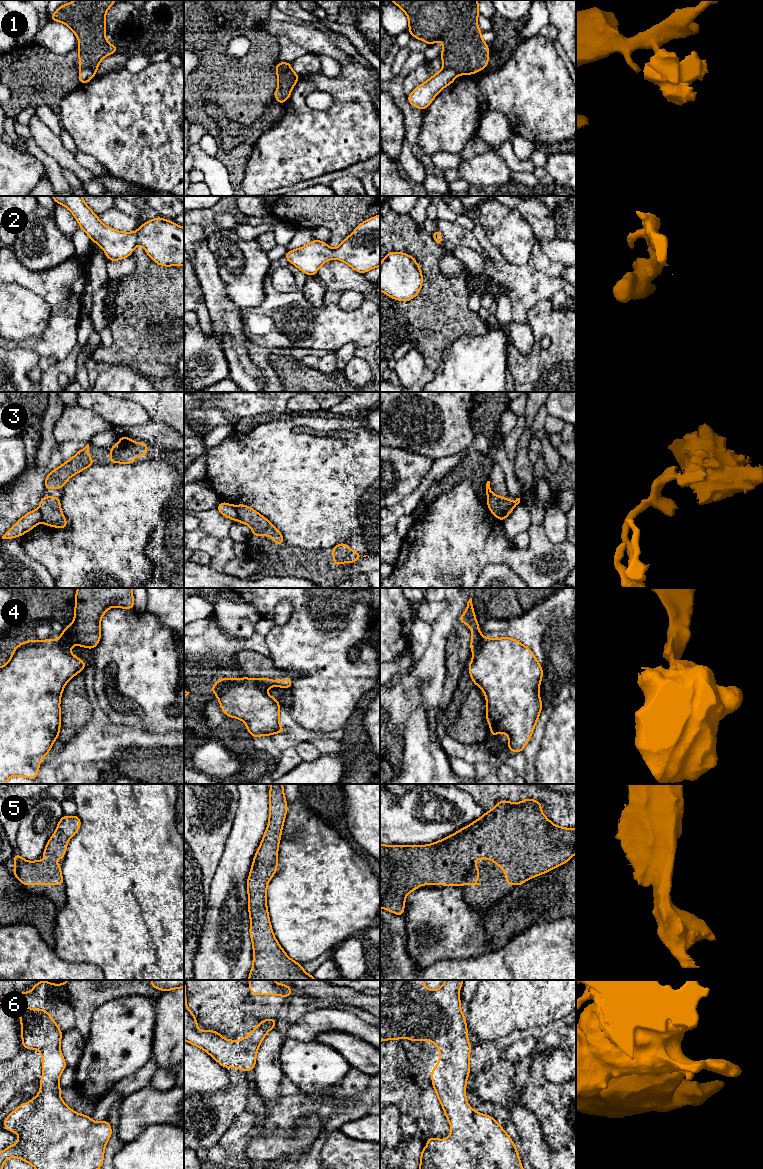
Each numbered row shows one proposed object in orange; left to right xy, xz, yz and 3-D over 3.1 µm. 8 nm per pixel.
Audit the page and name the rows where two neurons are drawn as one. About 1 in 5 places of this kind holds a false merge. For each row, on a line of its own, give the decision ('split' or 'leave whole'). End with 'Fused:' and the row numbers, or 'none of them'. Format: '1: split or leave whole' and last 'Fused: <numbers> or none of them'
1: split
2: leave whole
3: split
4: split
5: leave whole
6: leave whole
Fused: 1, 3, 4

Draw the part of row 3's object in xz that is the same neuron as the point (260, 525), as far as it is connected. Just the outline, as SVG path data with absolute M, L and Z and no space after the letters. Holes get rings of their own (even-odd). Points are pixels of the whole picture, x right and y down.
M240 504L235 506L237 511L237 521L247 524L252 528L253 536L272 536L273 542L280 547L285 540L282 533L264 516L251 507Z

